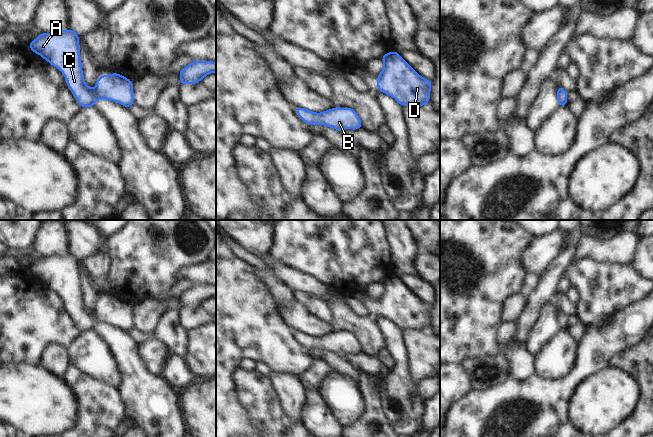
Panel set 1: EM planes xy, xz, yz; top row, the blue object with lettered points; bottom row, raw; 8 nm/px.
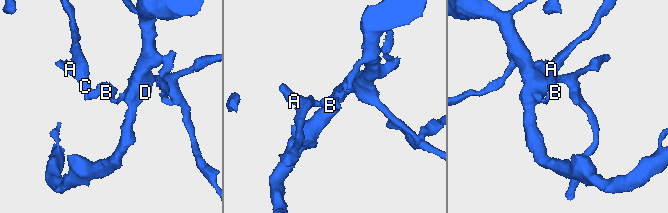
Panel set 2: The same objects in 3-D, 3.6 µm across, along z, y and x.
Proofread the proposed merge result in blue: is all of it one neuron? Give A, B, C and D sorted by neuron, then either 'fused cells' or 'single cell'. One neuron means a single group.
A B C D | single cell

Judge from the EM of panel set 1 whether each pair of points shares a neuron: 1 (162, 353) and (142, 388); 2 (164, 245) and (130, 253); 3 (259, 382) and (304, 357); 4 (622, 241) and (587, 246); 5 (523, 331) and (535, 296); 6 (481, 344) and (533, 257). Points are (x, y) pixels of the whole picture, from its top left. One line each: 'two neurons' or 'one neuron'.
1: two neurons
2: one neuron
3: two neurons
4: one neuron
5: one neuron
6: two neurons

